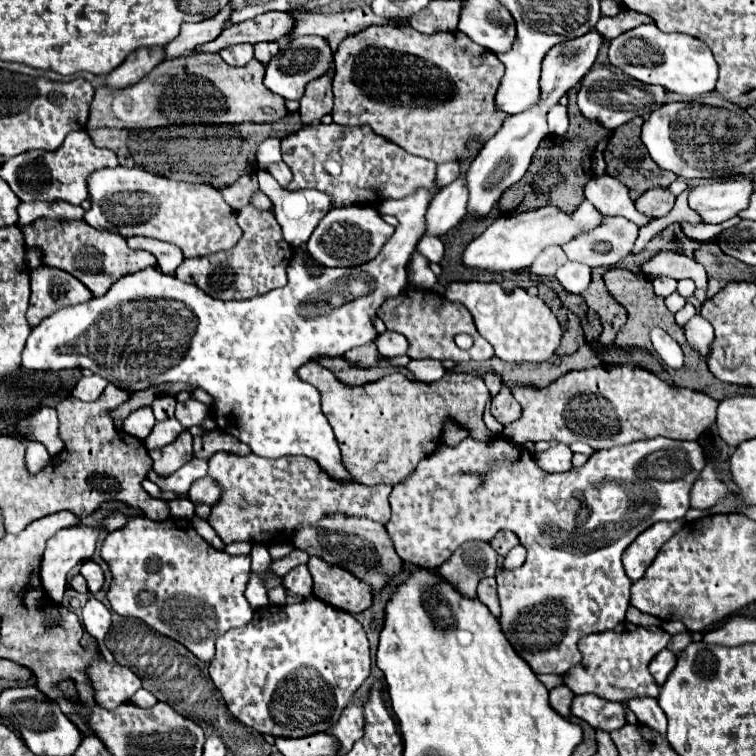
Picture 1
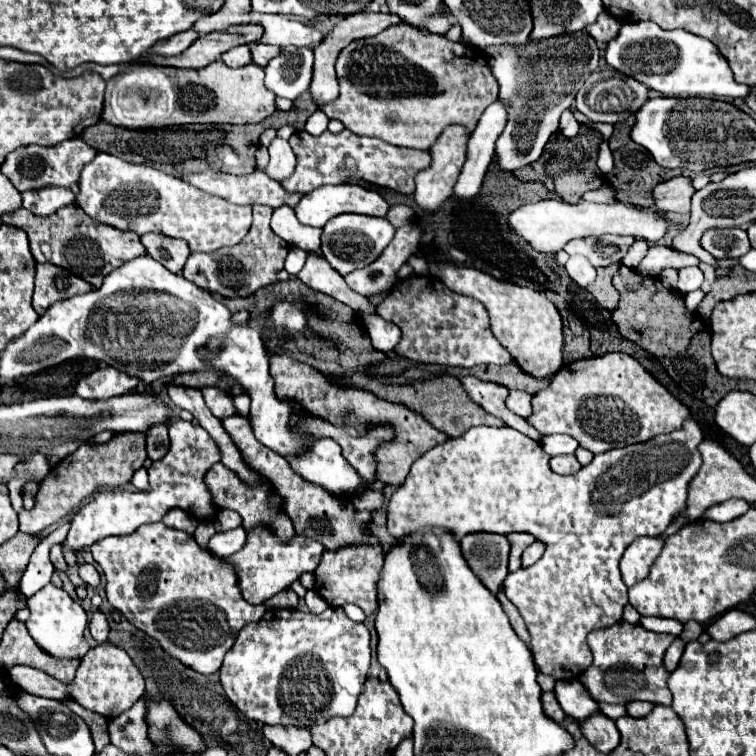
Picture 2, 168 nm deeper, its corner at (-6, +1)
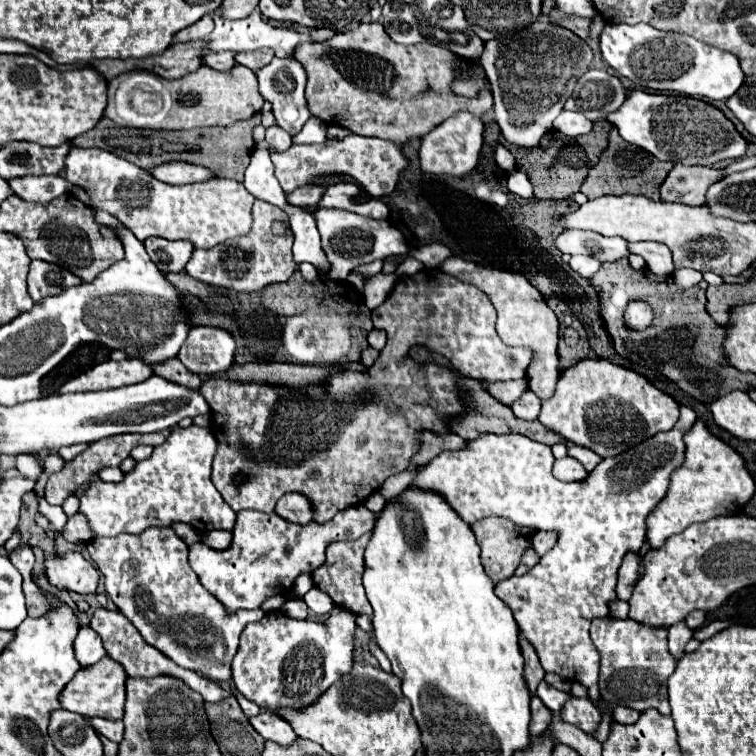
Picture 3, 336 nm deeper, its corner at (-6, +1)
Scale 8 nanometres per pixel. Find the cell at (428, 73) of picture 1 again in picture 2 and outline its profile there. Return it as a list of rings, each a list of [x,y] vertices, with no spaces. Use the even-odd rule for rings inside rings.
[[[393,25],[375,37],[365,37],[349,43],[337,59],[337,79],[341,93],[337,101],[321,105],[319,109],[329,119],[339,119],[355,135],[367,135],[383,139],[391,145],[429,151],[443,129],[459,125],[465,131],[473,131],[481,113],[499,95],[499,83],[491,75],[491,67],[483,51],[475,45],[453,43],[441,35],[433,35],[425,29],[411,25]]]

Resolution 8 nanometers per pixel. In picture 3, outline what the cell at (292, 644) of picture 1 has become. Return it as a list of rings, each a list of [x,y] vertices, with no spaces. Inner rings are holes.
[[[335,607],[325,623],[299,621],[287,617],[283,611],[271,611],[261,621],[249,623],[241,633],[241,645],[233,659],[235,689],[249,701],[257,703],[261,709],[271,709],[271,711],[275,711],[277,707],[303,709],[315,703],[321,697],[321,693],[325,693],[343,673],[351,671],[355,629],[357,629],[355,613],[341,607]]]

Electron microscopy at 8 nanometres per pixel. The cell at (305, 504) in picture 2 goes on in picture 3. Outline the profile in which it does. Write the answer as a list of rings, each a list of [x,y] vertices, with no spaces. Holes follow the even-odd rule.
[[[299,493],[283,495],[275,505],[275,513],[279,517],[283,517],[285,521],[299,523],[299,525],[313,521],[313,505],[307,497],[299,495]]]

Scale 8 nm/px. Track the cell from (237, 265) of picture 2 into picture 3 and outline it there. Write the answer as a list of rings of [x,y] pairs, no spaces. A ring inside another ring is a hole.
[[[255,201],[251,231],[247,235],[227,239],[227,243],[219,243],[219,247],[213,247],[213,249],[195,249],[185,271],[191,277],[217,287],[237,289],[237,291],[259,291],[271,283],[287,281],[293,275],[293,271],[297,269],[297,263],[293,261],[291,245],[293,245],[293,233],[289,229],[287,213],[271,203]],[[275,221],[287,223],[285,235],[273,235],[271,225]]]

